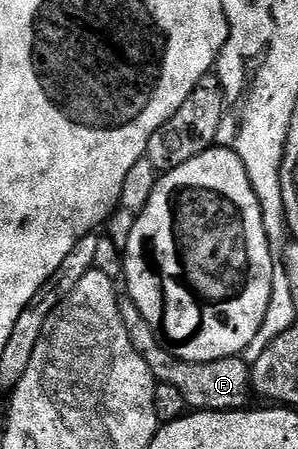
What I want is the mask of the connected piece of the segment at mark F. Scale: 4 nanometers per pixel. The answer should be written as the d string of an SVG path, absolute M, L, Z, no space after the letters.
M127 296L118 297L117 307L123 316L123 324L127 328L127 336L131 336L131 344L147 360L153 377L158 382L175 384L179 392L183 392L186 407L194 411L199 410L240 410L248 407L249 394L251 395L251 366L244 357L224 358L223 360L211 360L210 362L185 362L182 358L176 358L171 351L165 349L161 339L147 324L143 312Z

